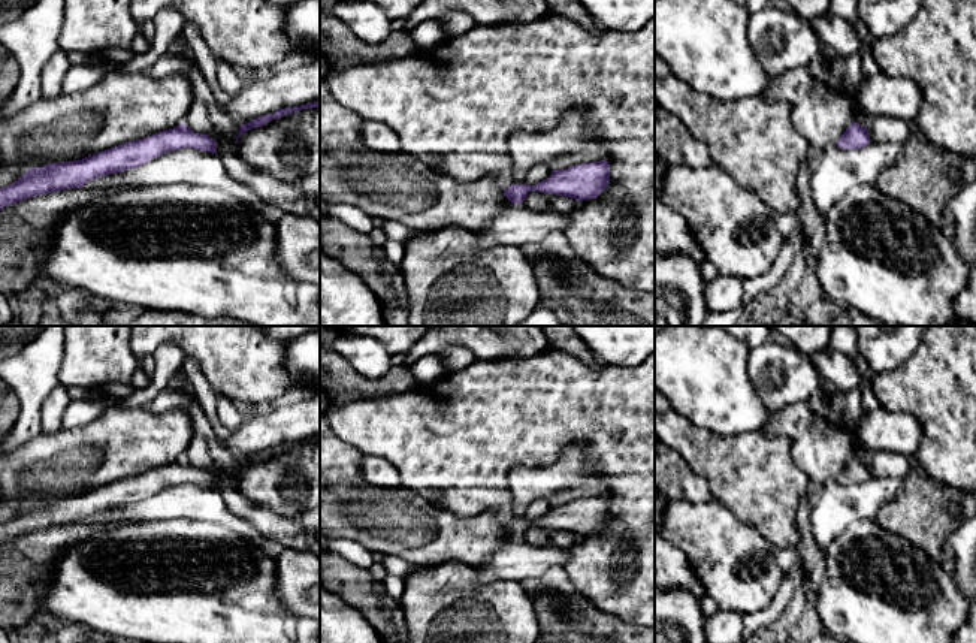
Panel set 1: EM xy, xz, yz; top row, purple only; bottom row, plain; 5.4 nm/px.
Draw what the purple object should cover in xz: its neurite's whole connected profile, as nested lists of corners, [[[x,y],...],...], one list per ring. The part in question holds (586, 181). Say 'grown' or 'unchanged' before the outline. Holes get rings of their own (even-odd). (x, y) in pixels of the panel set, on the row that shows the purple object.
unchanged; [[[607,160],[575,164],[568,169],[553,170],[537,185],[513,184],[504,190],[511,203],[523,203],[529,191],[556,194],[577,202],[596,199],[610,184],[610,163]]]

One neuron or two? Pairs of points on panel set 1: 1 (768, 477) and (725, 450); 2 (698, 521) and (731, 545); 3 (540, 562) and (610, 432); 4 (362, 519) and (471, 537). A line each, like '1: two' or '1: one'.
1: one
2: one
3: two
4: one

